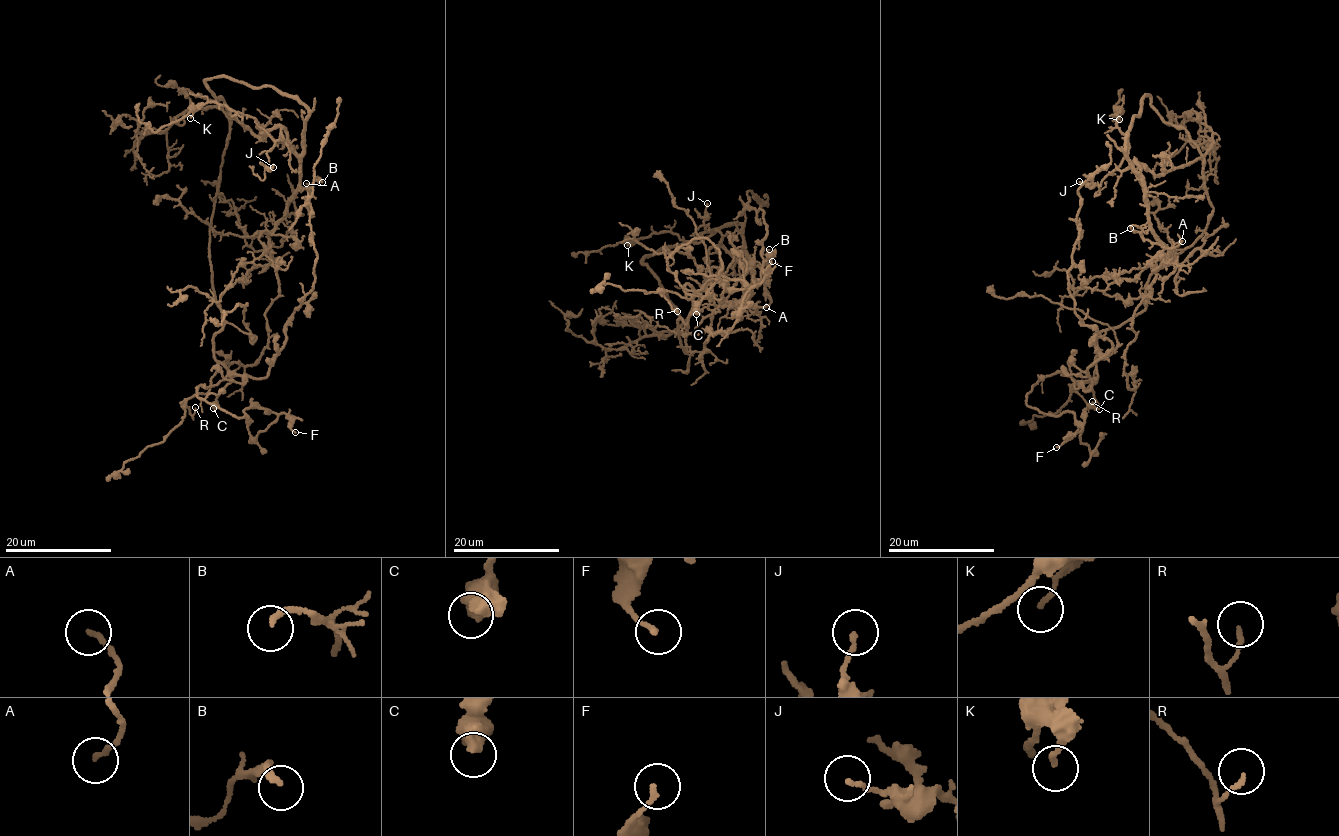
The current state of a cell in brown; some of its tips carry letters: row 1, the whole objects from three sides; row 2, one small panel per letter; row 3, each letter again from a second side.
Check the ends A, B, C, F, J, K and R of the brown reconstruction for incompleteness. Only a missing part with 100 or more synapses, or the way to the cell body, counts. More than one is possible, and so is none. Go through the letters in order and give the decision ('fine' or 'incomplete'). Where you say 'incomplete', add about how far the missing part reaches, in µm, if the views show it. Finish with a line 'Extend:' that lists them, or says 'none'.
A: fine
B: fine
C: fine
F: fine
J: fine
K: fine
R: fine
Extend: none

